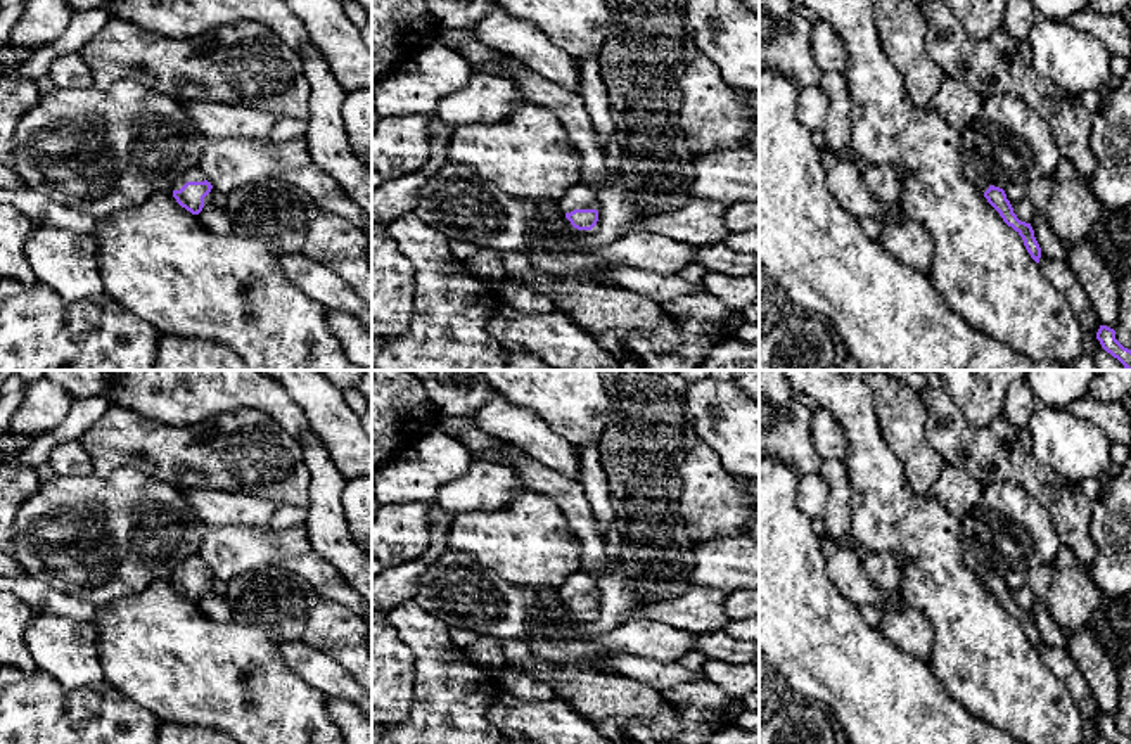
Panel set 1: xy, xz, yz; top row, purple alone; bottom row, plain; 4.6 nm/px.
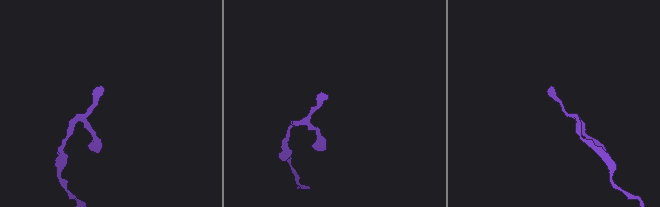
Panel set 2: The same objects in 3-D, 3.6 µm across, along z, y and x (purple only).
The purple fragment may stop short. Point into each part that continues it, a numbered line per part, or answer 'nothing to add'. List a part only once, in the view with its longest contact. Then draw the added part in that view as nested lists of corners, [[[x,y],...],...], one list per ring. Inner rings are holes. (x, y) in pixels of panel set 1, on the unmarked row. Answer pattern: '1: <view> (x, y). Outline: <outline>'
1: xy (194, 561). Outline: [[[192,554],[175,568],[171,578],[180,578],[187,569],[204,569],[204,568],[208,568],[204,559],[199,554]]]

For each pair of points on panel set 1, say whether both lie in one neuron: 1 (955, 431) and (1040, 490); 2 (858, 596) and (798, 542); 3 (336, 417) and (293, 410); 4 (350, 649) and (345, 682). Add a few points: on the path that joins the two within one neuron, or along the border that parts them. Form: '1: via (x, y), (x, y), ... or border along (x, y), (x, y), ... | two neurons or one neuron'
1: via (976, 450), (1003, 454), (1019, 469) | one neuron
2: border along (820, 538), (825, 573), (851, 601) | two neurons
3: border along (282, 388), (301, 409), (313, 429) | two neurons
4: border along (312, 647), (327, 653), (353, 679) | two neurons

